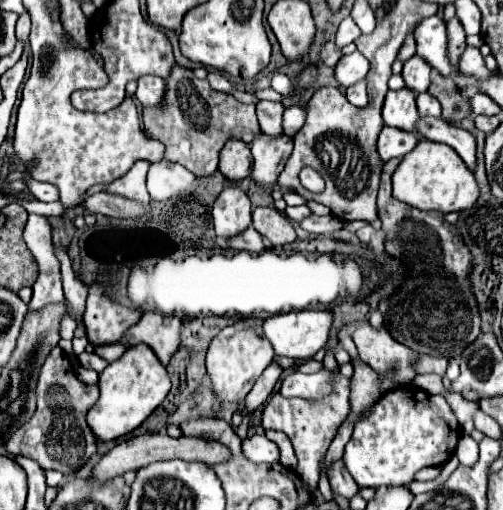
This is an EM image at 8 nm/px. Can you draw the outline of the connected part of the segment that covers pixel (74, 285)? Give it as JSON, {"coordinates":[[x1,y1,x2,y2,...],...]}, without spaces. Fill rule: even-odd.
{"coordinates":[[54,246,54,254,60,260,60,268,62,268,62,284,64,284,64,296,70,304,70,308,74,310,76,318,84,316,86,310,86,296,88,296,88,288,78,282,74,270,72,270,72,260,64,250,58,250,58,246]]}

